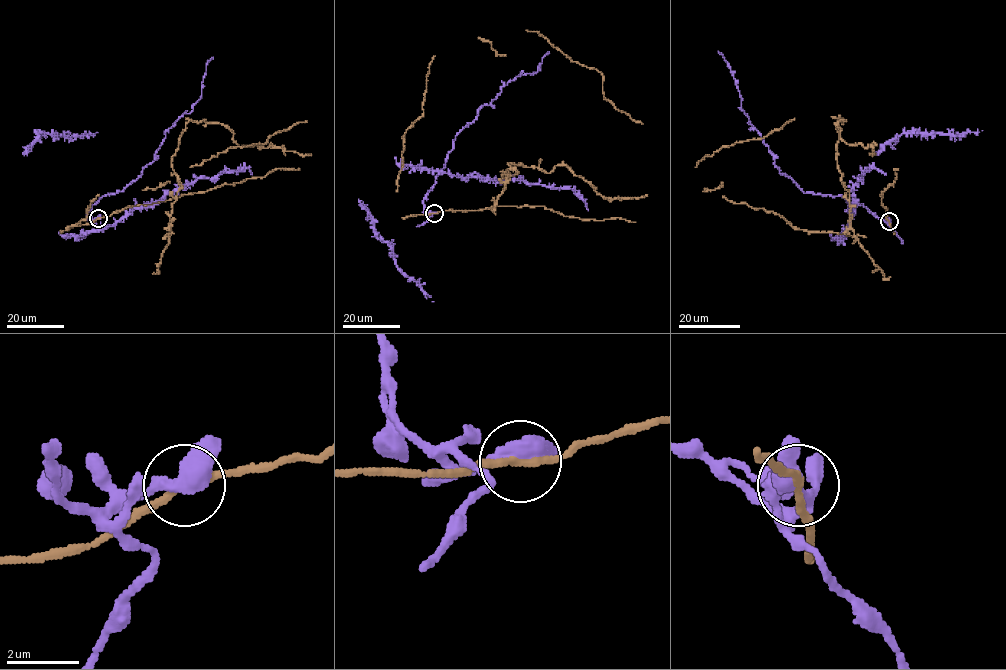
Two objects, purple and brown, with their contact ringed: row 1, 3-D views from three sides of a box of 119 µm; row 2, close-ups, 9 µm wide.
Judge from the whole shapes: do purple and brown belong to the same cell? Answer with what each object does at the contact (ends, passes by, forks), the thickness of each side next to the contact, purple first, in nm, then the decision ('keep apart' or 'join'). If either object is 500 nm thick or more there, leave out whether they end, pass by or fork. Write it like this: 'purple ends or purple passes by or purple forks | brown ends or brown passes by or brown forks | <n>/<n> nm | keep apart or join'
purple passes by | brown passes by | 480/220 nm | keep apart

